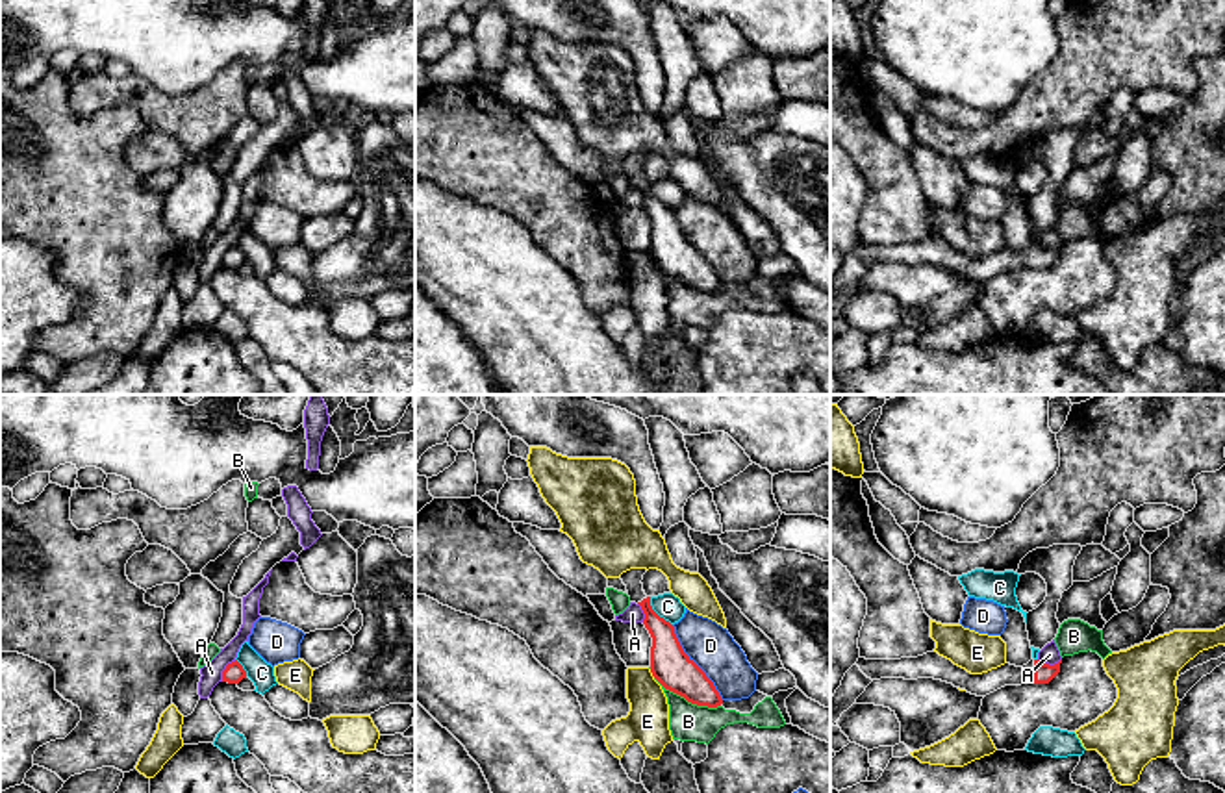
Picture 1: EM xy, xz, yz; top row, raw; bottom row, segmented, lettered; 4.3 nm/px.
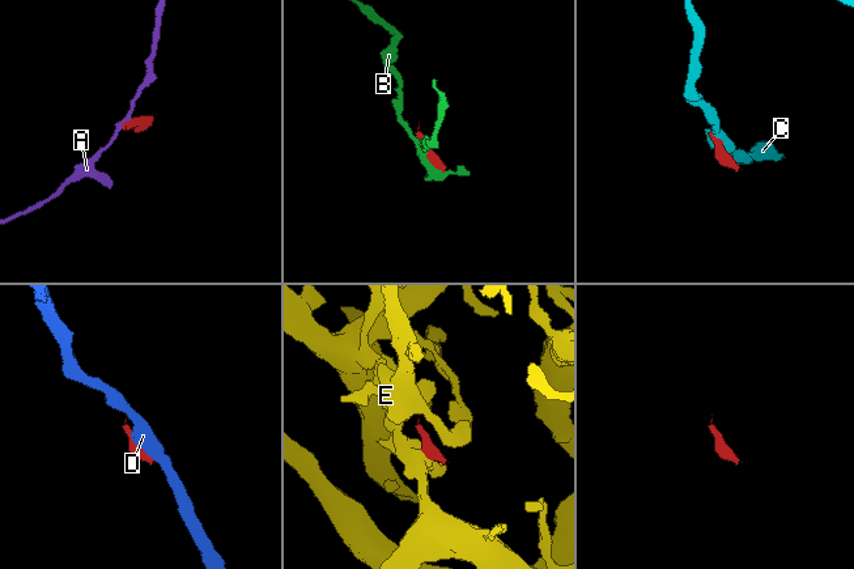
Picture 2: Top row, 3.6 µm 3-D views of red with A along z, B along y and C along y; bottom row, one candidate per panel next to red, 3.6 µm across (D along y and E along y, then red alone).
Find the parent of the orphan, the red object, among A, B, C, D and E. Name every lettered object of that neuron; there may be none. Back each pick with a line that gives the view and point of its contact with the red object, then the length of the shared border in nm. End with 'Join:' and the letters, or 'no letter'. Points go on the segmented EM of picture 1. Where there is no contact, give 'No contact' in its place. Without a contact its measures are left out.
Join: no letter

